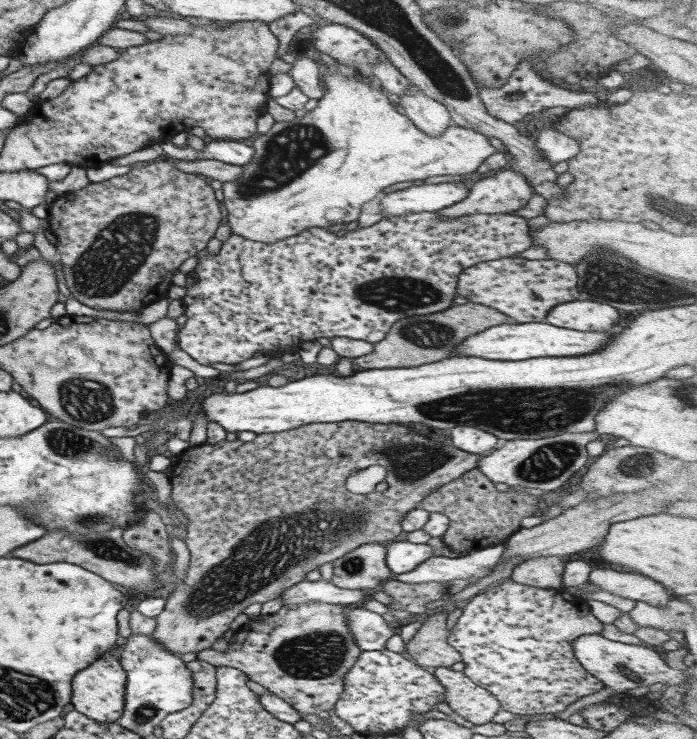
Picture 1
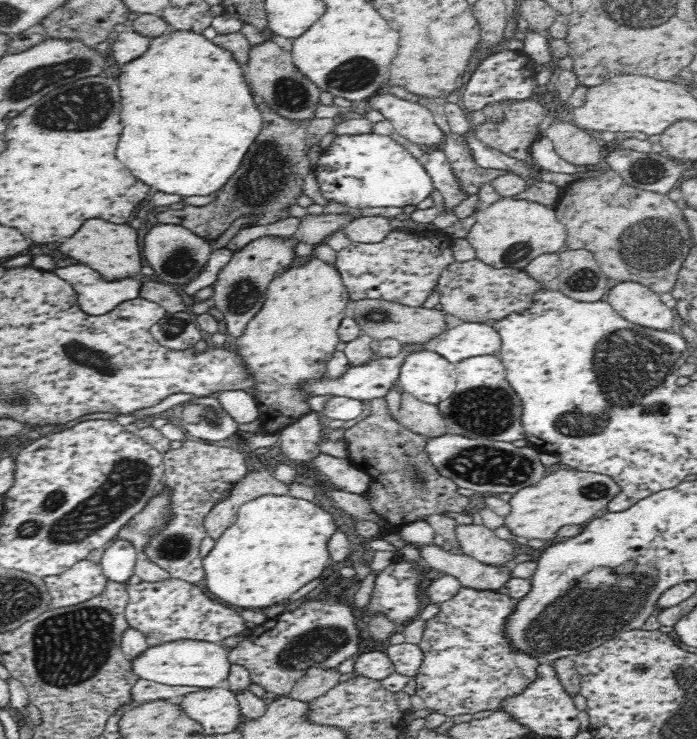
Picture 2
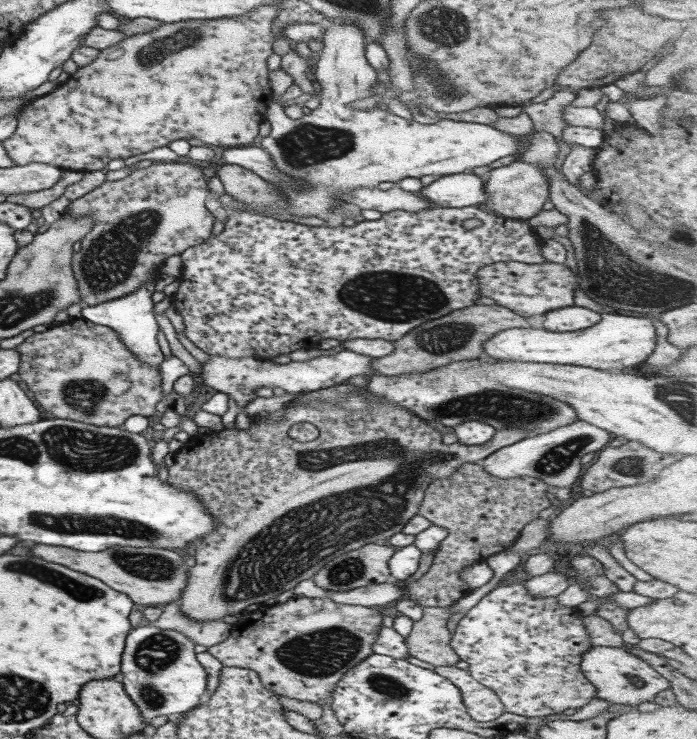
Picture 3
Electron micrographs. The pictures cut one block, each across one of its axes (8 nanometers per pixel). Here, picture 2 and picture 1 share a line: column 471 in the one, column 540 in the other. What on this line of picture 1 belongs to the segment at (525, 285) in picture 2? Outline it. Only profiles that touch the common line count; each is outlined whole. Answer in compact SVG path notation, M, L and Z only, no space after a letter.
M505 257L478 262L459 272L456 295L467 298L471 303L491 307L515 323L543 323L548 310L559 303L578 298L576 283L577 276L572 264L553 259Z

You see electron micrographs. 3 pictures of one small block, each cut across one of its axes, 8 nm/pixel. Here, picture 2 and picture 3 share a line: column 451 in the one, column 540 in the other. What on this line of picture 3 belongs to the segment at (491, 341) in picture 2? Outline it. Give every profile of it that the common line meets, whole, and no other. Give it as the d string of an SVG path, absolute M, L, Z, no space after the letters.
M601 312L599 322L583 330L557 333L543 328L509 328L487 338L482 347L484 356L495 360L515 359L613 371L644 362L655 348L655 328L650 316Z

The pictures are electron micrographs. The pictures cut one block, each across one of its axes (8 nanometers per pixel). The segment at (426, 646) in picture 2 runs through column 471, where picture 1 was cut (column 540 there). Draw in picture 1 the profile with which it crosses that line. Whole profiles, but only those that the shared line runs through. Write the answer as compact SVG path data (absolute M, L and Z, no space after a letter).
M511 580L499 583L497 586L489 587L482 593L476 594L468 601L462 604L462 613L457 619L453 628L448 631L447 644L451 646L460 655L461 662L465 665L462 674L471 679L477 686L482 686L490 694L495 696L495 699L500 703L500 710L507 711L511 714L557 714L563 712L567 706L573 704L584 696L595 694L602 687L600 680L592 678L575 659L571 644L584 635L600 634L603 624L591 614L587 601L583 597L571 595L559 589L542 589L527 585L522 585Z

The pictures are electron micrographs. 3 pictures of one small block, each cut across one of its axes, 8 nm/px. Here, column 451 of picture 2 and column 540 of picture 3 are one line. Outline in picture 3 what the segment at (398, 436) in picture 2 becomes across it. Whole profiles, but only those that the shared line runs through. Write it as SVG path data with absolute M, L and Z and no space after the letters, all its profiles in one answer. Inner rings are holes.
M477 462L463 463L449 477L428 482L416 514L443 527L447 534L438 544L429 570L419 580L401 582L402 596L419 605L443 608L469 593L471 588L459 577L459 570L509 548L523 525L535 520L551 504L545 497L545 492L550 491L551 485L533 477L493 477ZM489 510L495 512L493 518L489 518Z

